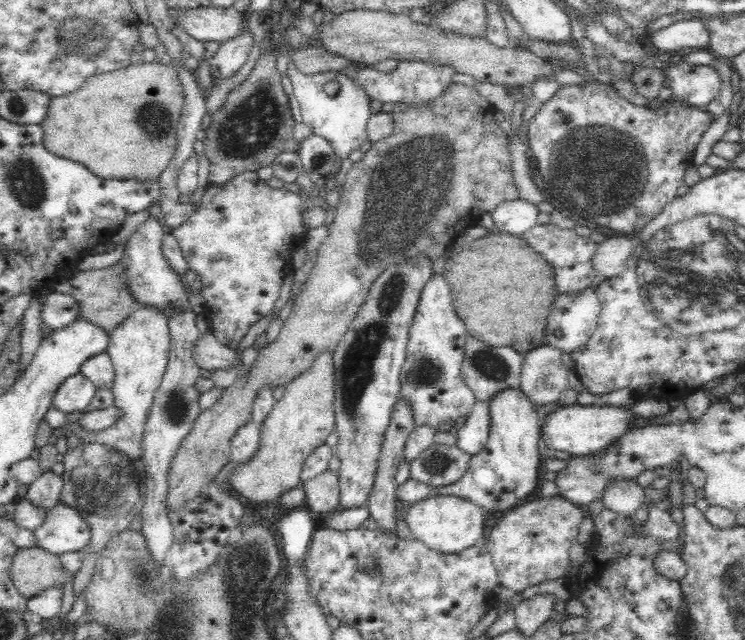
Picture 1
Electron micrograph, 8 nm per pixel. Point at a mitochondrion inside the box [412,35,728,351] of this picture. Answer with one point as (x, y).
(599, 168)

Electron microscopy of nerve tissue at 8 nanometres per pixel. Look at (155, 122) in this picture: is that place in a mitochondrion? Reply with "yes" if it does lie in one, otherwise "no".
yes

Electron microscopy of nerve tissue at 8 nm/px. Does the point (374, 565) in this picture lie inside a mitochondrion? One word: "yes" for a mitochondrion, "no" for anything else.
yes

